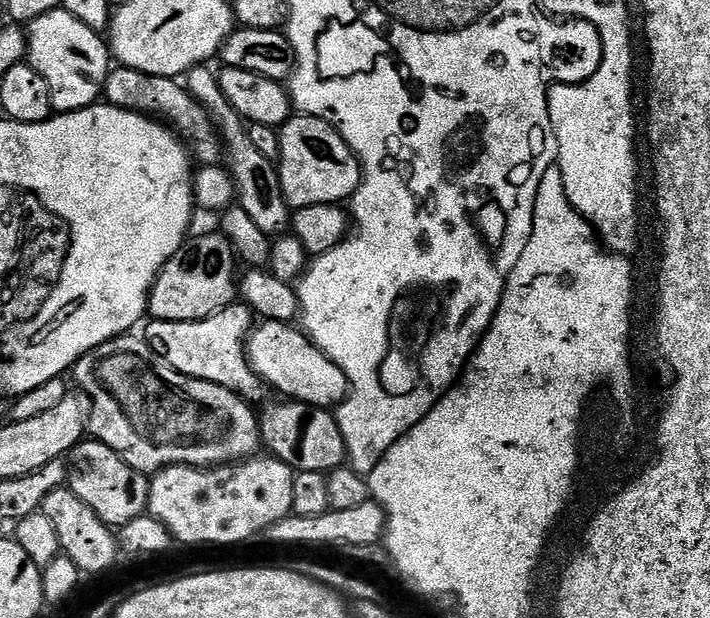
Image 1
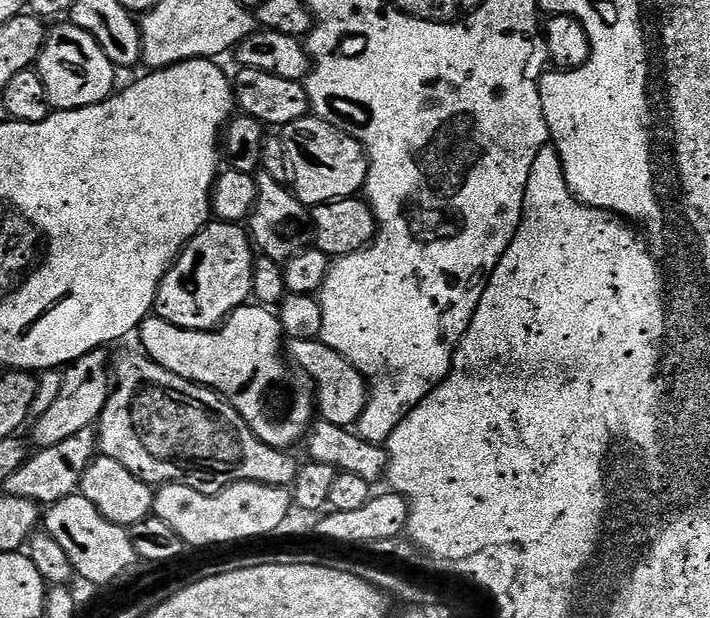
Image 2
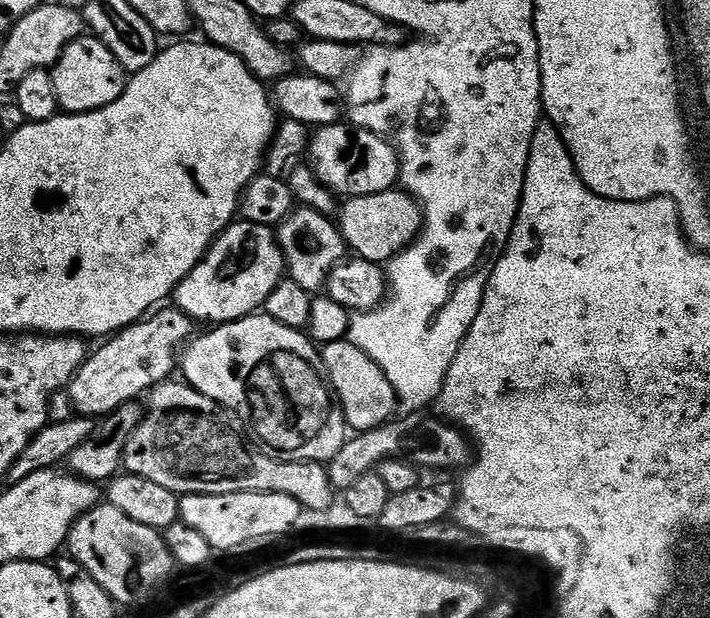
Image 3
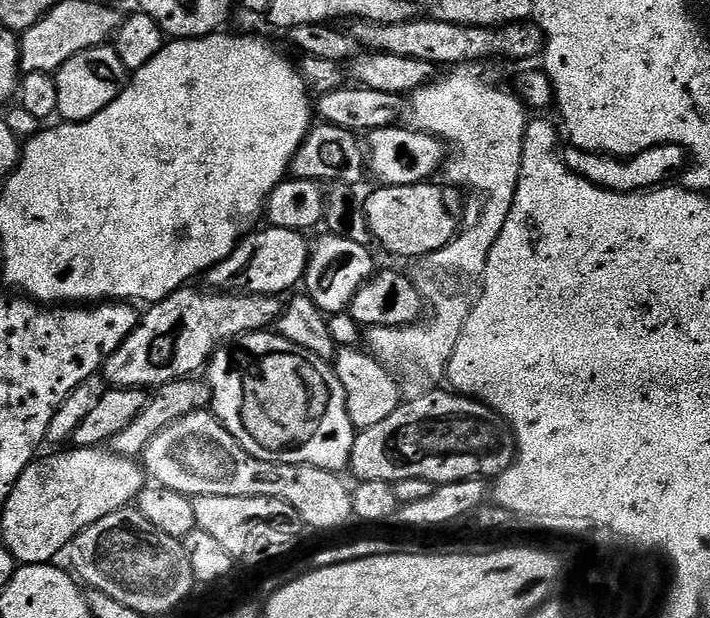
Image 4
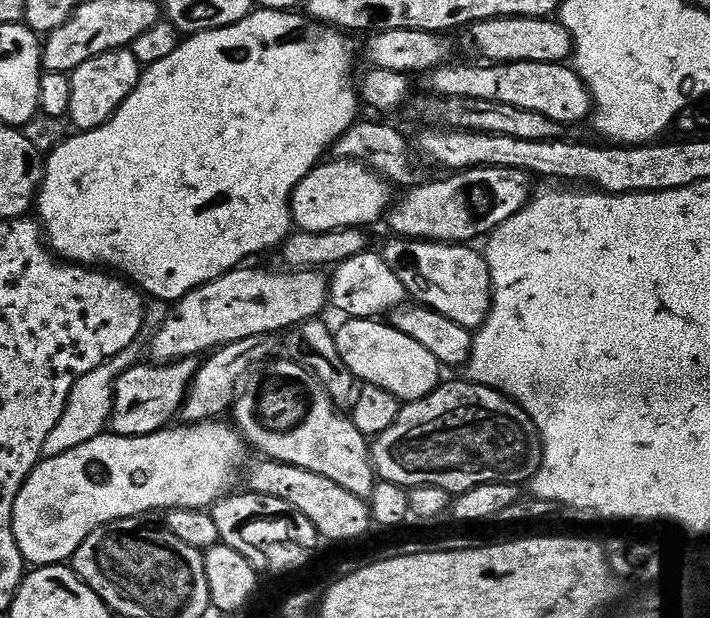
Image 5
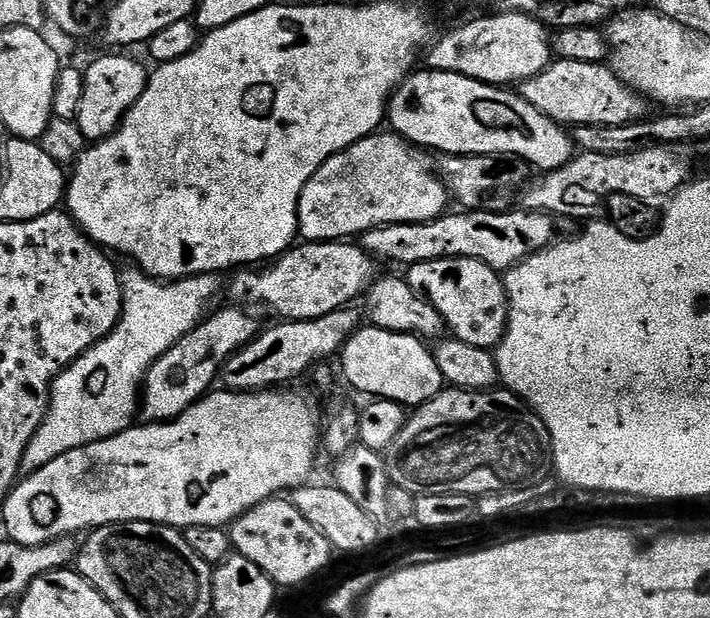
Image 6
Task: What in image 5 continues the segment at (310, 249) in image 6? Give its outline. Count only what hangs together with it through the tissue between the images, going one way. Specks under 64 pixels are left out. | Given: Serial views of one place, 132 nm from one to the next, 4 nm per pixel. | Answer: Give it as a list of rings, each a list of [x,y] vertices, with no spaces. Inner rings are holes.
[[[241,266],[234,272],[228,272],[224,276],[220,276],[216,280],[206,282],[202,286],[198,286],[190,294],[183,296],[181,300],[175,301],[171,305],[172,313],[164,320],[164,325],[157,330],[152,336],[152,357],[151,359],[157,364],[169,364],[175,360],[185,360],[191,356],[197,358],[203,357],[205,354],[211,354],[218,348],[223,348],[225,344],[233,344],[239,340],[246,338],[254,338],[255,336],[266,336],[269,334],[284,334],[296,327],[296,325],[306,322],[307,320],[315,320],[321,315],[320,311],[325,307],[329,307],[328,286],[329,277],[320,270],[279,270],[280,272],[267,272],[264,268],[248,268],[252,266]]]

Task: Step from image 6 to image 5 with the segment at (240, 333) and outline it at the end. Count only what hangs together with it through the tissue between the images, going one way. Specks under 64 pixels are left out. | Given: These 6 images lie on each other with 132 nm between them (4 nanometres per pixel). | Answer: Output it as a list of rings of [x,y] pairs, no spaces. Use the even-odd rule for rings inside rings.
[[[191,356],[169,364],[148,364],[137,362],[116,379],[116,390],[112,393],[111,435],[149,436],[169,427],[180,415],[180,407],[184,404],[188,385],[200,368],[201,361]]]

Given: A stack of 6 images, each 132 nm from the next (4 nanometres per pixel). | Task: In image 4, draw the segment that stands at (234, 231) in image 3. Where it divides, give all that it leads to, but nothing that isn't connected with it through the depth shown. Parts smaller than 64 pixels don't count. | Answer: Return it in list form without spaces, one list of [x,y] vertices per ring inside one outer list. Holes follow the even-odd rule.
[[[264,226],[253,230],[236,245],[236,249],[220,264],[215,264],[206,274],[213,289],[249,296],[275,296],[291,293],[295,284],[303,281],[308,270],[310,244],[304,241],[304,232]]]

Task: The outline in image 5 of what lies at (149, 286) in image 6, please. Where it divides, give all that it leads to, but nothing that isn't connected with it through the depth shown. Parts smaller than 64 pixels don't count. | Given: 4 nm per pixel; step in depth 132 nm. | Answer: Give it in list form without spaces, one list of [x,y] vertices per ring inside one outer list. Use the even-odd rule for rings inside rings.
[[[135,347],[128,348],[107,364],[90,370],[90,374],[86,374],[77,382],[66,402],[66,410],[62,414],[58,426],[54,426],[50,438],[46,438],[43,450],[45,457],[66,454],[66,450],[74,450],[74,446],[82,446],[82,442],[90,442],[109,427],[112,419],[112,393],[116,390],[116,379],[127,368],[131,368],[133,364],[137,363],[136,351]]]

